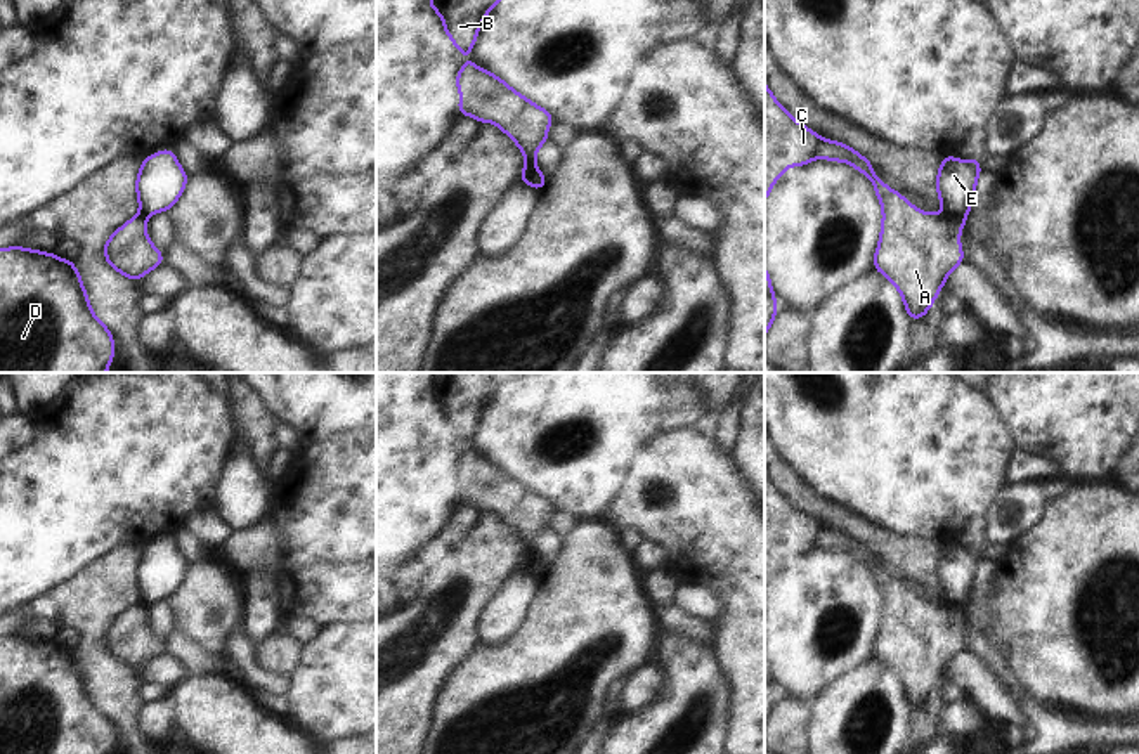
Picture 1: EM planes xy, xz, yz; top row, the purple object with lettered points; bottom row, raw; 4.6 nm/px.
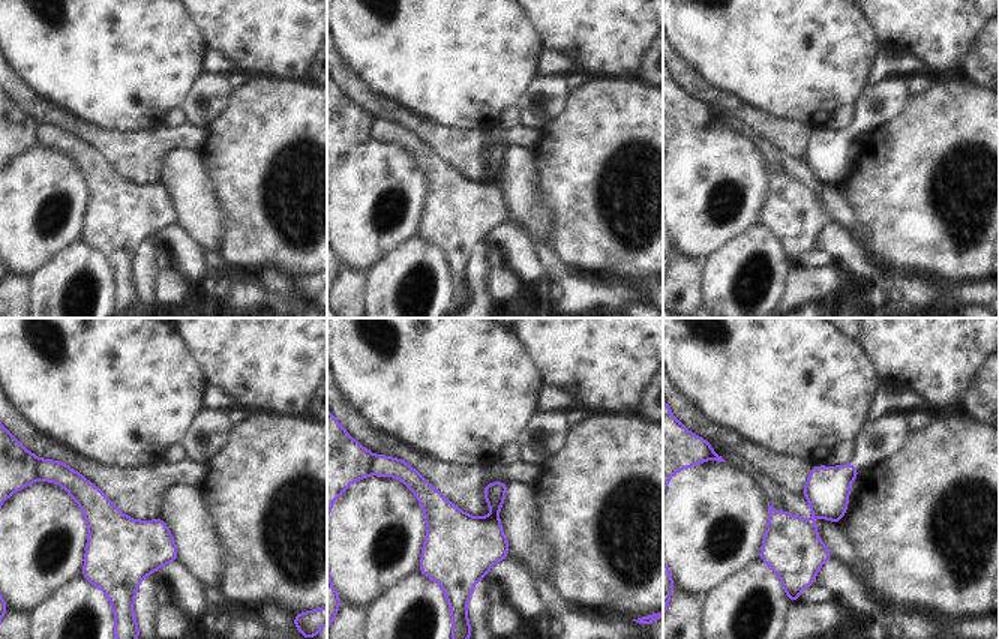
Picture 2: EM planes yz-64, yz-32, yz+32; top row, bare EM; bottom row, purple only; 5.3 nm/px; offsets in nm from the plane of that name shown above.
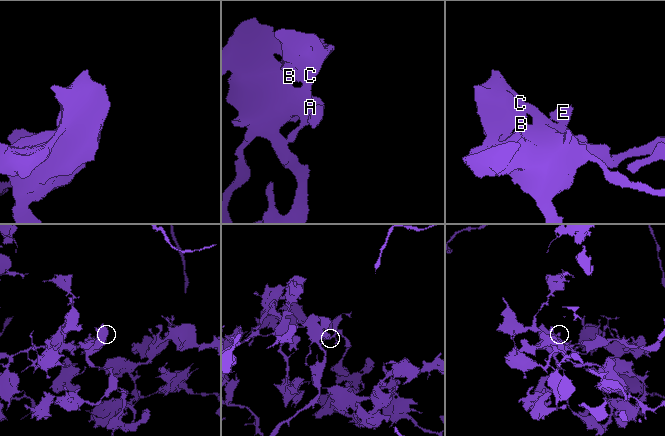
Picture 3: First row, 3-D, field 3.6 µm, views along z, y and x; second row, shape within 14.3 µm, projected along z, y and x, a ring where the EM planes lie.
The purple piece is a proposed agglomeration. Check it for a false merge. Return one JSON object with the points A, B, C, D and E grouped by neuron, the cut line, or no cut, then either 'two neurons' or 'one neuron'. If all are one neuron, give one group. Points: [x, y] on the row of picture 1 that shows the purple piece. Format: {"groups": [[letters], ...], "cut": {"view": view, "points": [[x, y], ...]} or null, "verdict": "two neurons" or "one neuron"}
{"groups": [["A", "B", "C", "D"], ["E"]], "cut": {"view": "yz", "points": [[945, 214], [963, 222]]}, "verdict": "two neurons"}

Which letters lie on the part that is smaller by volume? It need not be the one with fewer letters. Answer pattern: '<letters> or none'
E

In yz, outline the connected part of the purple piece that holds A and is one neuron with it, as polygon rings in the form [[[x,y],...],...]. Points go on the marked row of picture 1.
[[[765,81],[765,201],[787,166],[808,165],[817,156],[846,161],[872,182],[884,213],[874,269],[900,289],[912,322],[921,319],[952,269],[964,262],[959,243],[964,222],[912,206],[874,173],[865,156],[797,123]]]

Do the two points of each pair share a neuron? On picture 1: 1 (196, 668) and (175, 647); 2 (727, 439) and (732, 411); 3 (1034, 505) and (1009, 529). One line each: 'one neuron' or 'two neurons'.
1: one neuron
2: one neuron
3: one neuron

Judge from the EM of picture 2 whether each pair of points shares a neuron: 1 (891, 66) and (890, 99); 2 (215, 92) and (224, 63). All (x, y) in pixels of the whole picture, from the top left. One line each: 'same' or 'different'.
1: different
2: different

